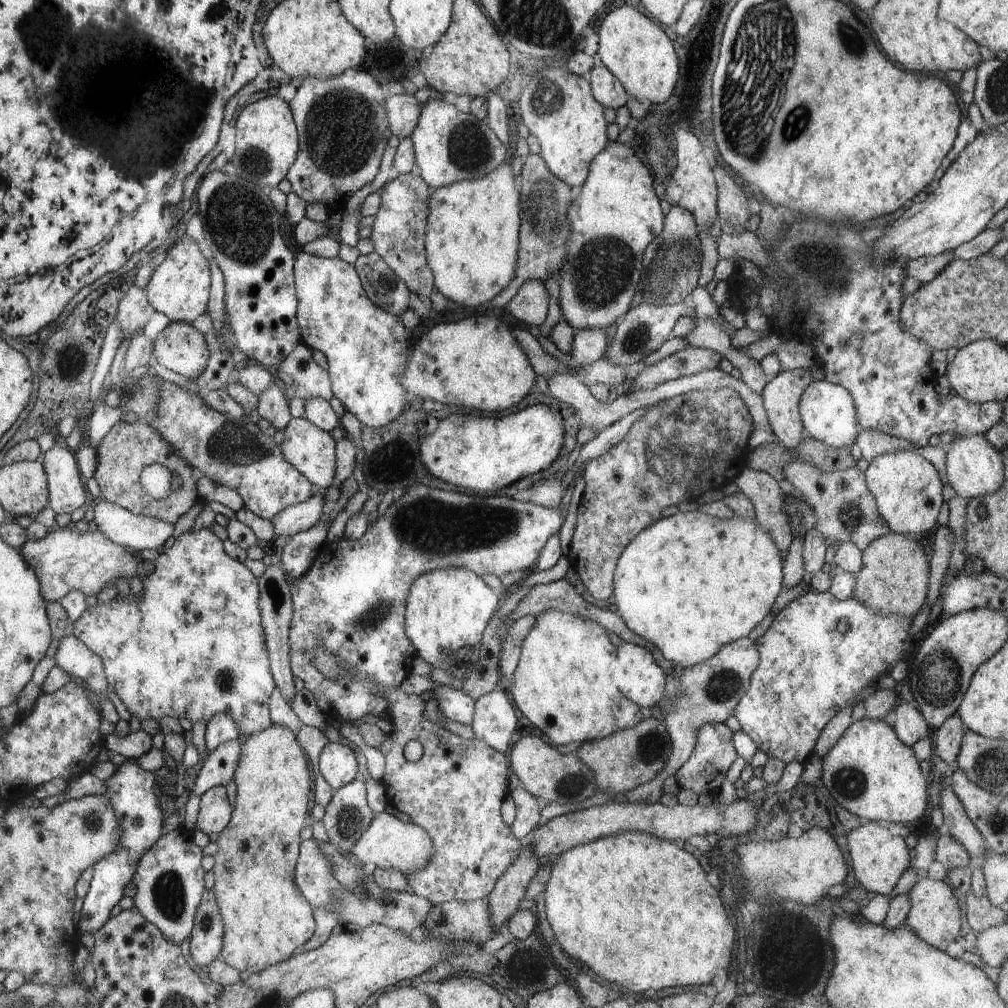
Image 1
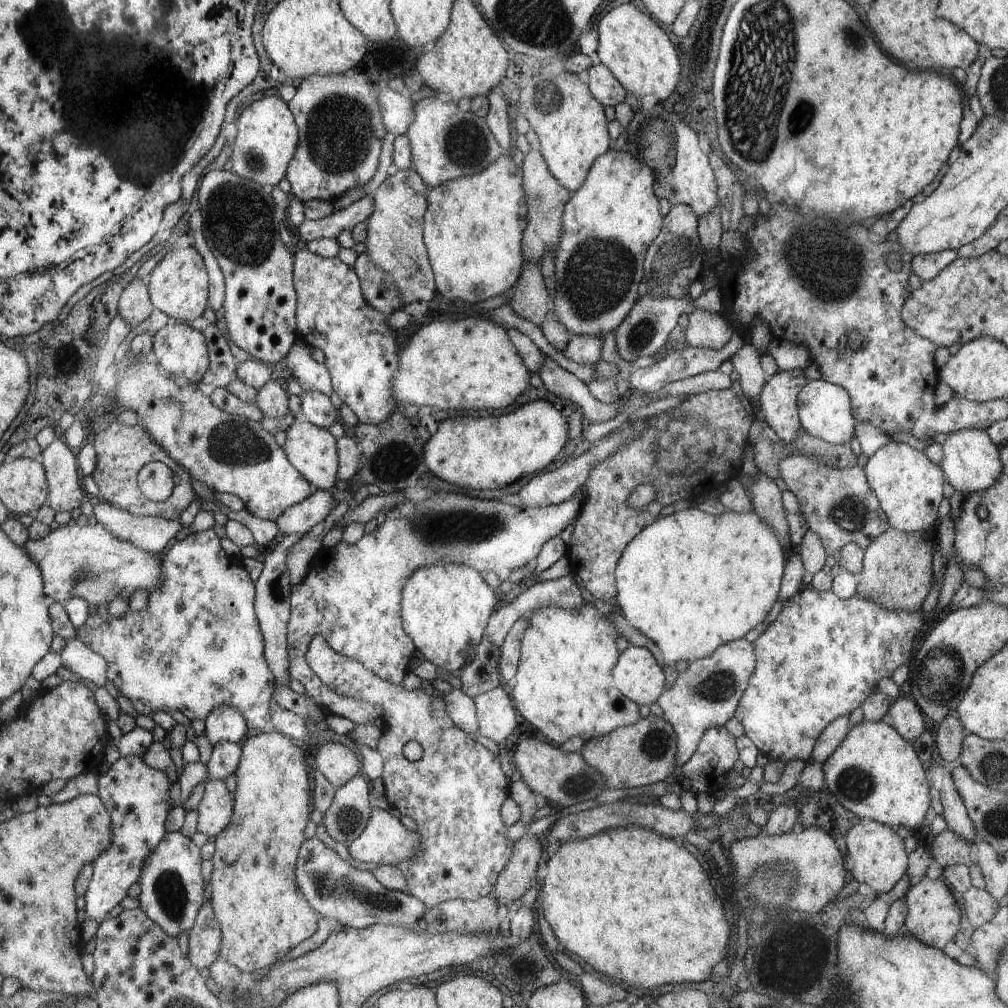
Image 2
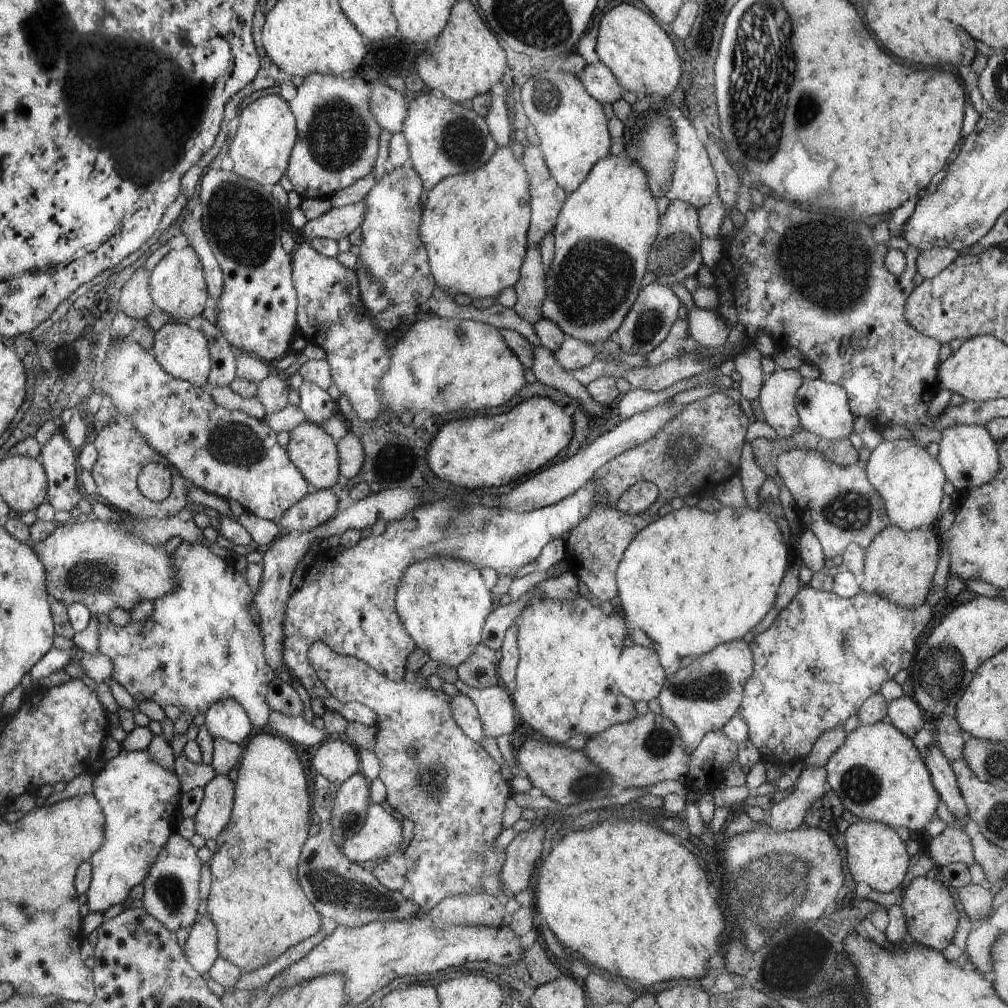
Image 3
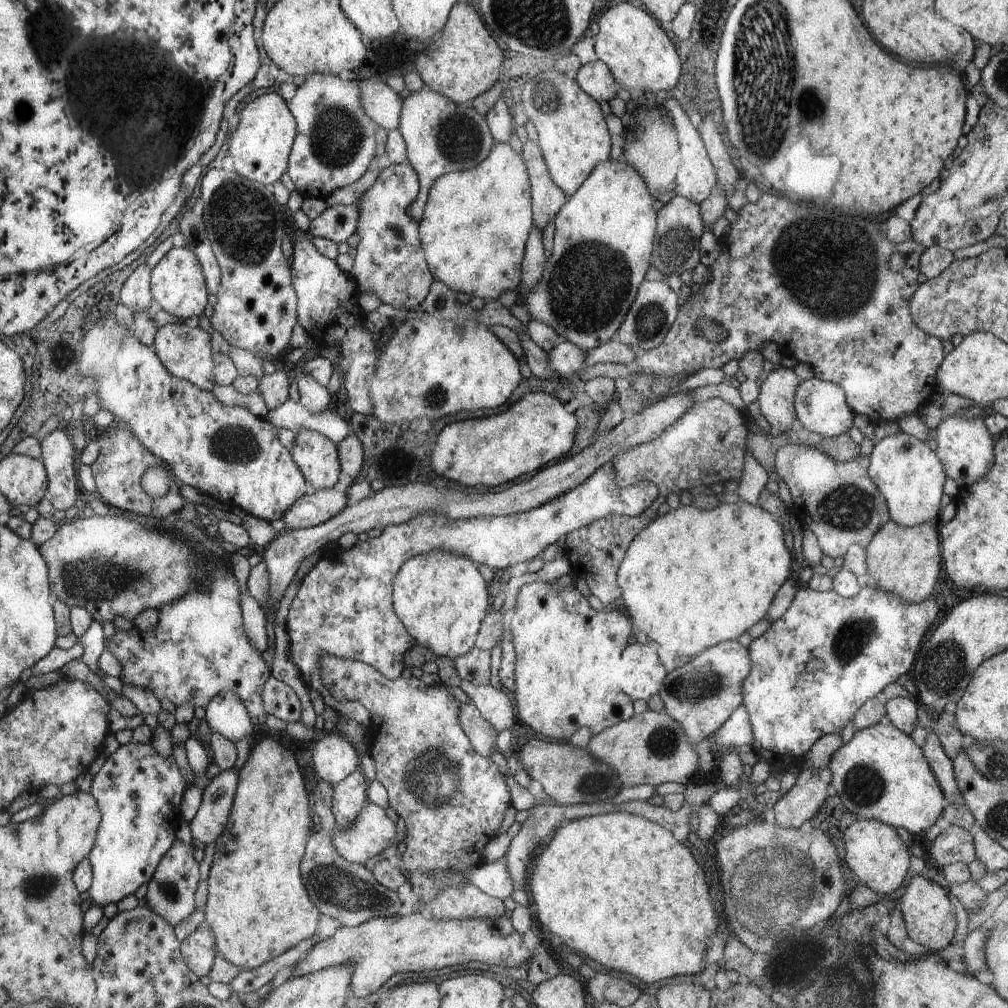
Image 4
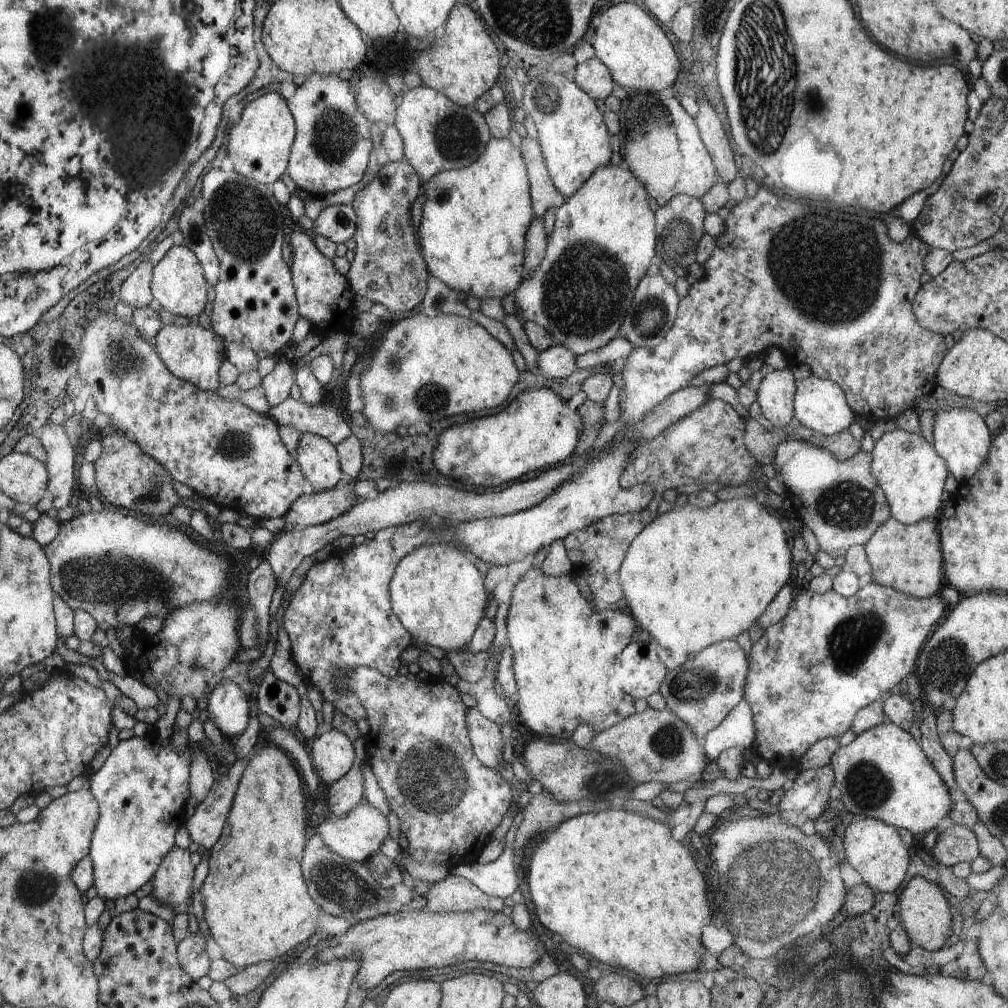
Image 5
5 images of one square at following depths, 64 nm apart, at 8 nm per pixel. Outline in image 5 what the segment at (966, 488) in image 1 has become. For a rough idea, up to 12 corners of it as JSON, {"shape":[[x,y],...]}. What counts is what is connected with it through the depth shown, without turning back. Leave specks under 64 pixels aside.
{"shape":[[931,394],[934,447],[960,483],[987,459],[993,439],[984,417],[946,410],[950,394]]}

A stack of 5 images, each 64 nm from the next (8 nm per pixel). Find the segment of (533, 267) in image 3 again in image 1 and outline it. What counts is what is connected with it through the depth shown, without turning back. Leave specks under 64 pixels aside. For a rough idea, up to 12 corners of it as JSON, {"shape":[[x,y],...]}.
{"shape":[[528,281],[505,312],[526,326],[547,319],[548,291]]}

